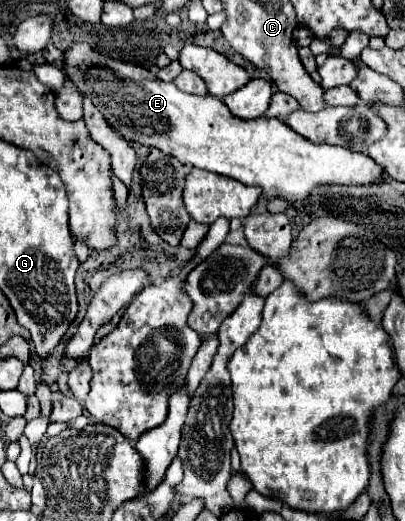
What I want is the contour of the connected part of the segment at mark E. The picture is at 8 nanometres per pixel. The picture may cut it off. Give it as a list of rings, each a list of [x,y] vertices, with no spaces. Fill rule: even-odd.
[[[75,43],[65,51],[65,63],[67,63],[67,75],[75,83],[75,87],[91,97],[95,107],[103,113],[107,123],[119,131],[129,135],[127,139],[137,141],[147,147],[157,147],[165,155],[177,157],[187,167],[199,167],[207,169],[211,173],[219,173],[231,179],[237,179],[245,185],[257,185],[263,189],[263,201],[271,201],[275,197],[285,199],[287,203],[305,201],[311,189],[325,187],[325,185],[343,185],[343,187],[379,187],[385,183],[383,179],[383,167],[375,163],[369,155],[357,153],[345,147],[337,145],[315,145],[309,139],[303,139],[299,133],[291,131],[281,119],[277,117],[259,117],[259,119],[235,119],[231,115],[229,107],[213,95],[189,95],[179,91],[173,83],[165,83],[159,77],[155,77],[149,69],[109,59],[97,51],[93,51],[87,43]]]

